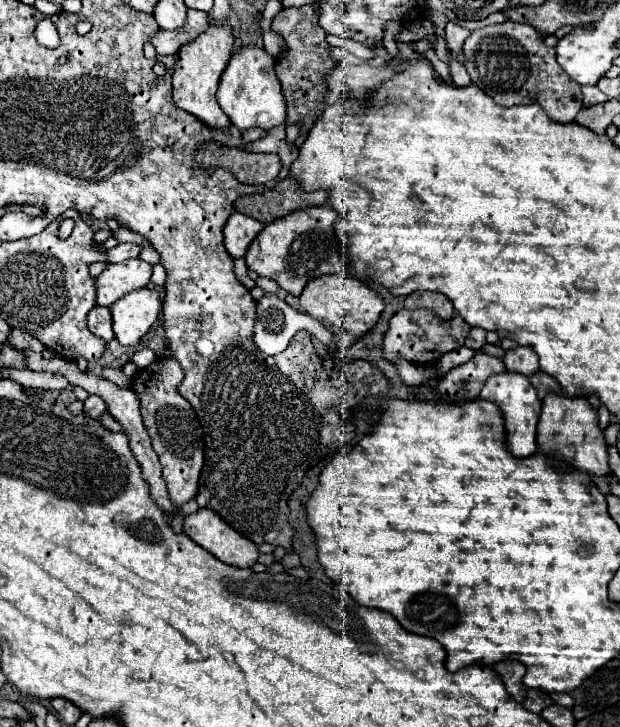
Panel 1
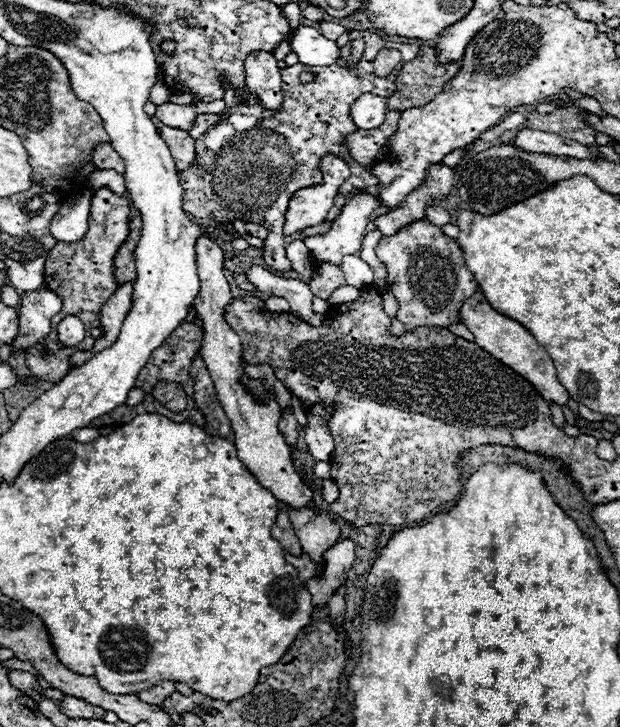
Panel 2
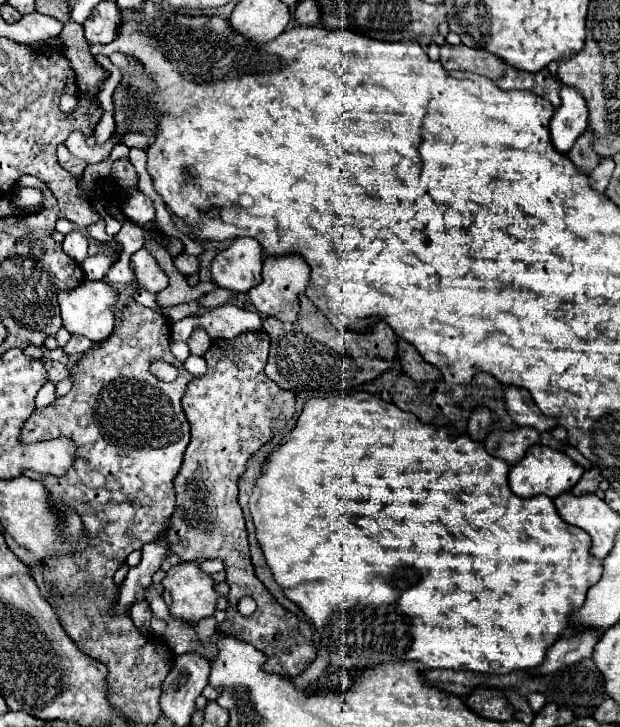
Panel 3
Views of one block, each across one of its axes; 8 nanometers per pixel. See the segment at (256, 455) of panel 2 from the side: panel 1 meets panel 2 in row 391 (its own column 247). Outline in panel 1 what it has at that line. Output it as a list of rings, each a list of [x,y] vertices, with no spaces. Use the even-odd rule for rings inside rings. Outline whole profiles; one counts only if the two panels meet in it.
[[[234,212],[224,226],[224,246],[226,246],[228,254],[234,258],[244,256],[246,248],[250,246],[250,242],[256,238],[256,234],[262,228],[264,228],[264,224],[260,224],[258,220],[244,216],[240,212]]]

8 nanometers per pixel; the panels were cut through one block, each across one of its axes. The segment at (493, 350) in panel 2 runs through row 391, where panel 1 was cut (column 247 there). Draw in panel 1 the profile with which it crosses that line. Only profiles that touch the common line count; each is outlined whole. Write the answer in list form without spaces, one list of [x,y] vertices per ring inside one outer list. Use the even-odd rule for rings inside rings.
[[[202,508],[186,516],[184,532],[216,558],[238,568],[252,566],[260,556],[258,546],[246,540],[246,536],[240,536],[240,532],[226,524],[222,516],[216,516],[212,508]]]

